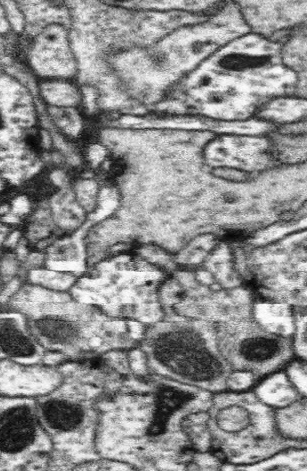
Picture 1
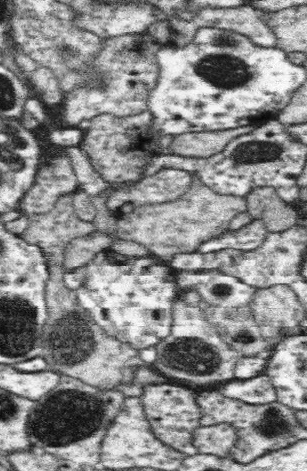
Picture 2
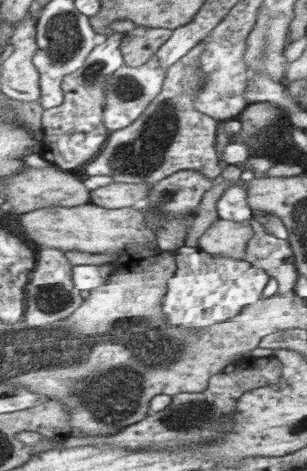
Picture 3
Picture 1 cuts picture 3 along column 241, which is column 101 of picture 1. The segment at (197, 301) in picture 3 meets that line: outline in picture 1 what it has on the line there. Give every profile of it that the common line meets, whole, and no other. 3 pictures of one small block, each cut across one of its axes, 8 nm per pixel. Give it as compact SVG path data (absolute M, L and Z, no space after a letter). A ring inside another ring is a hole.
M128 252L90 266L90 272L86 272L68 292L76 302L100 306L110 316L138 318L144 326L150 326L154 322L160 322L164 316L162 304L158 300L158 288L166 278L170 278L166 270L150 264L136 252Z

